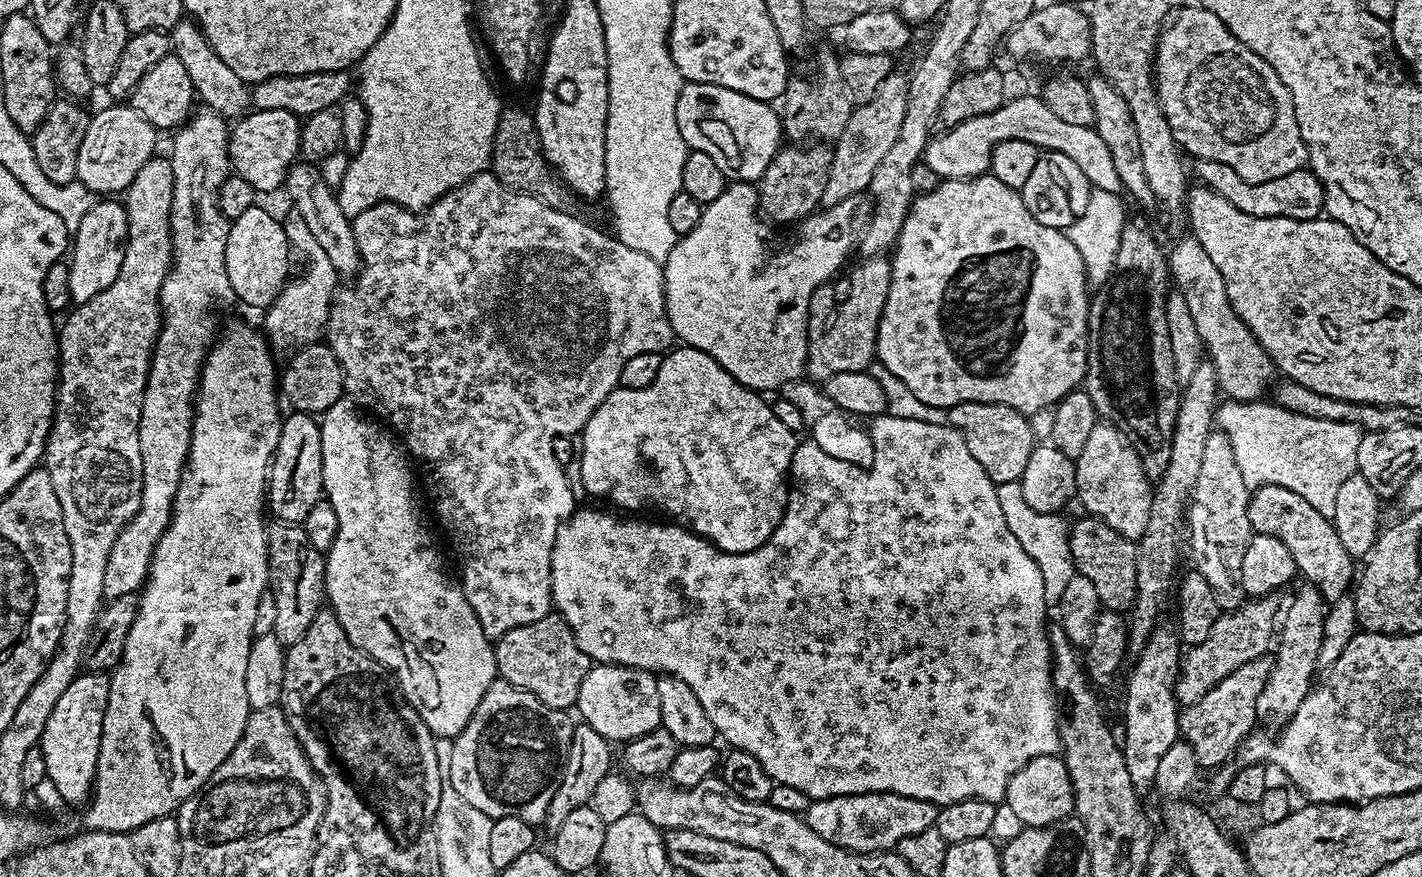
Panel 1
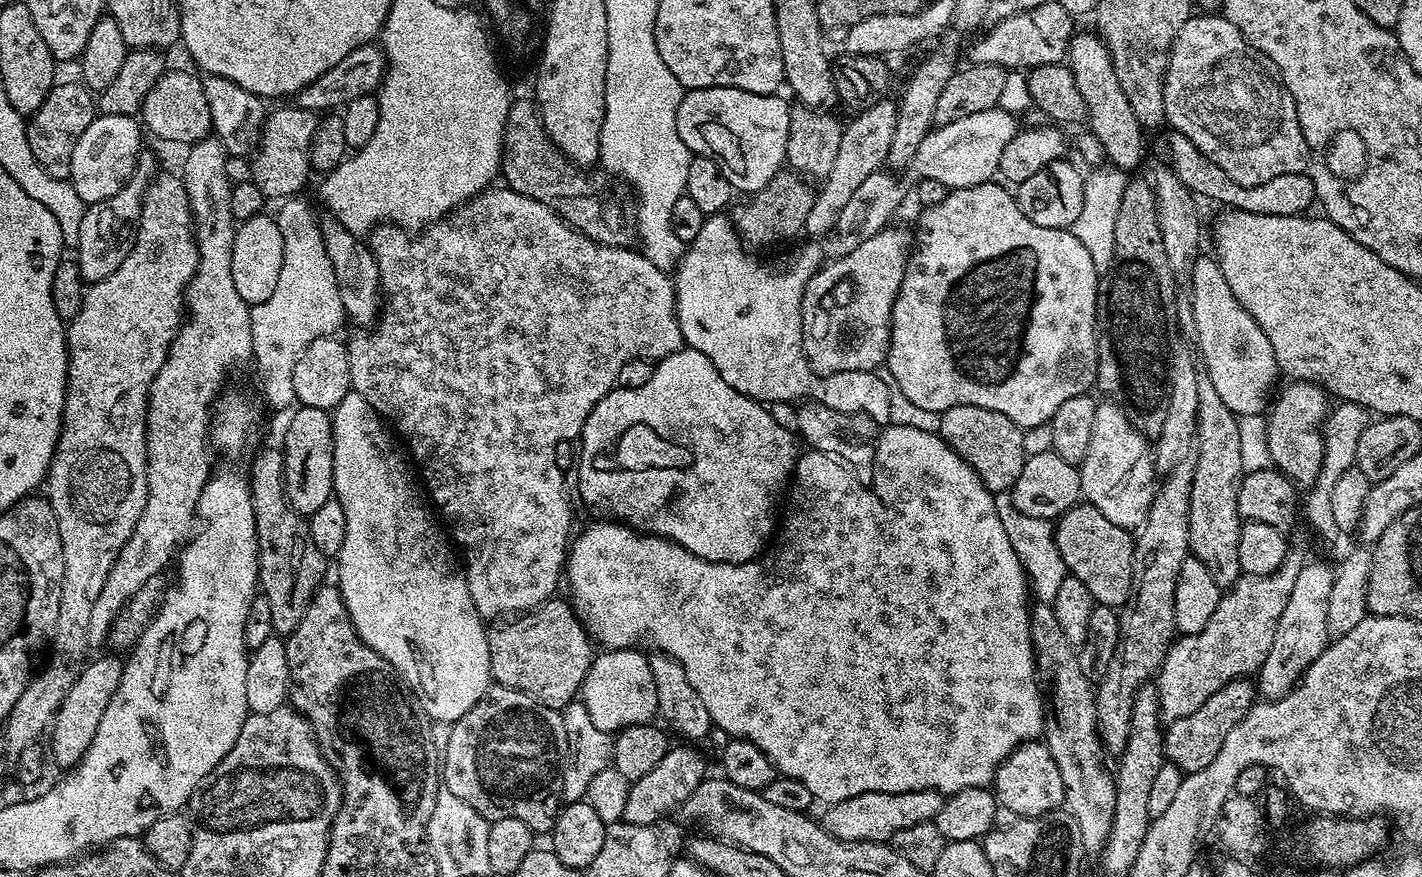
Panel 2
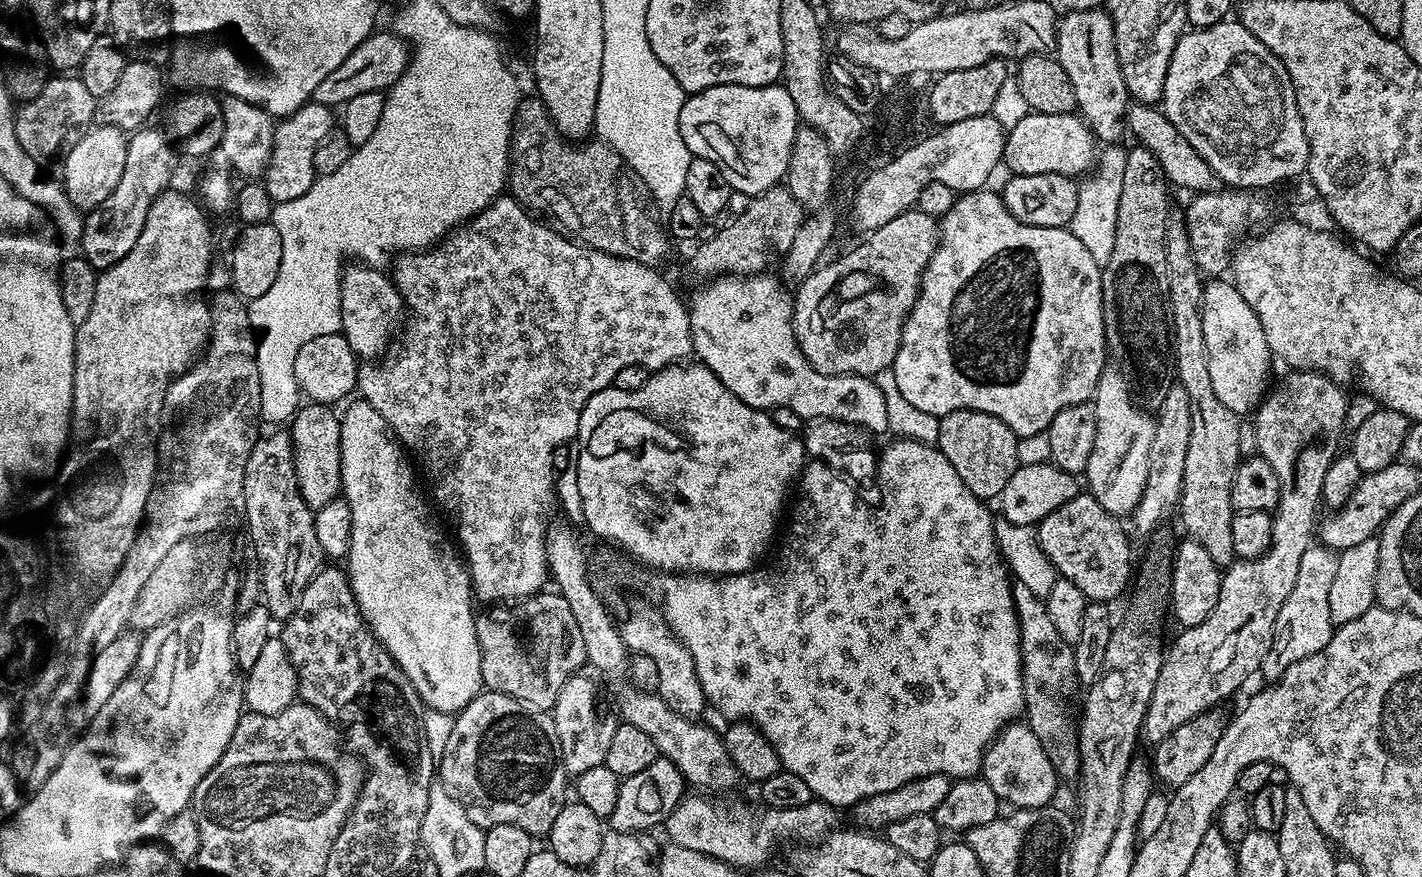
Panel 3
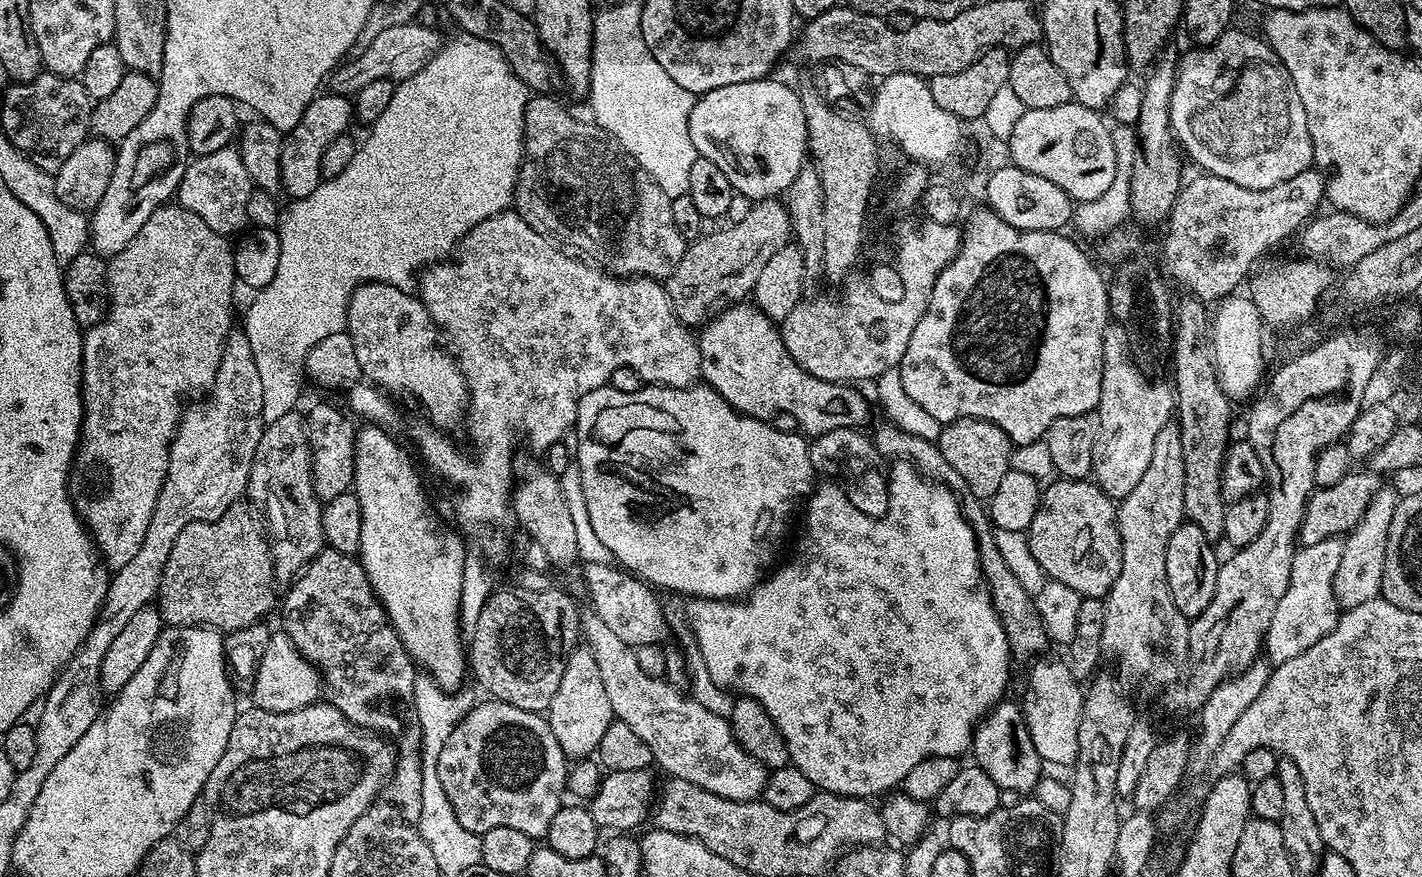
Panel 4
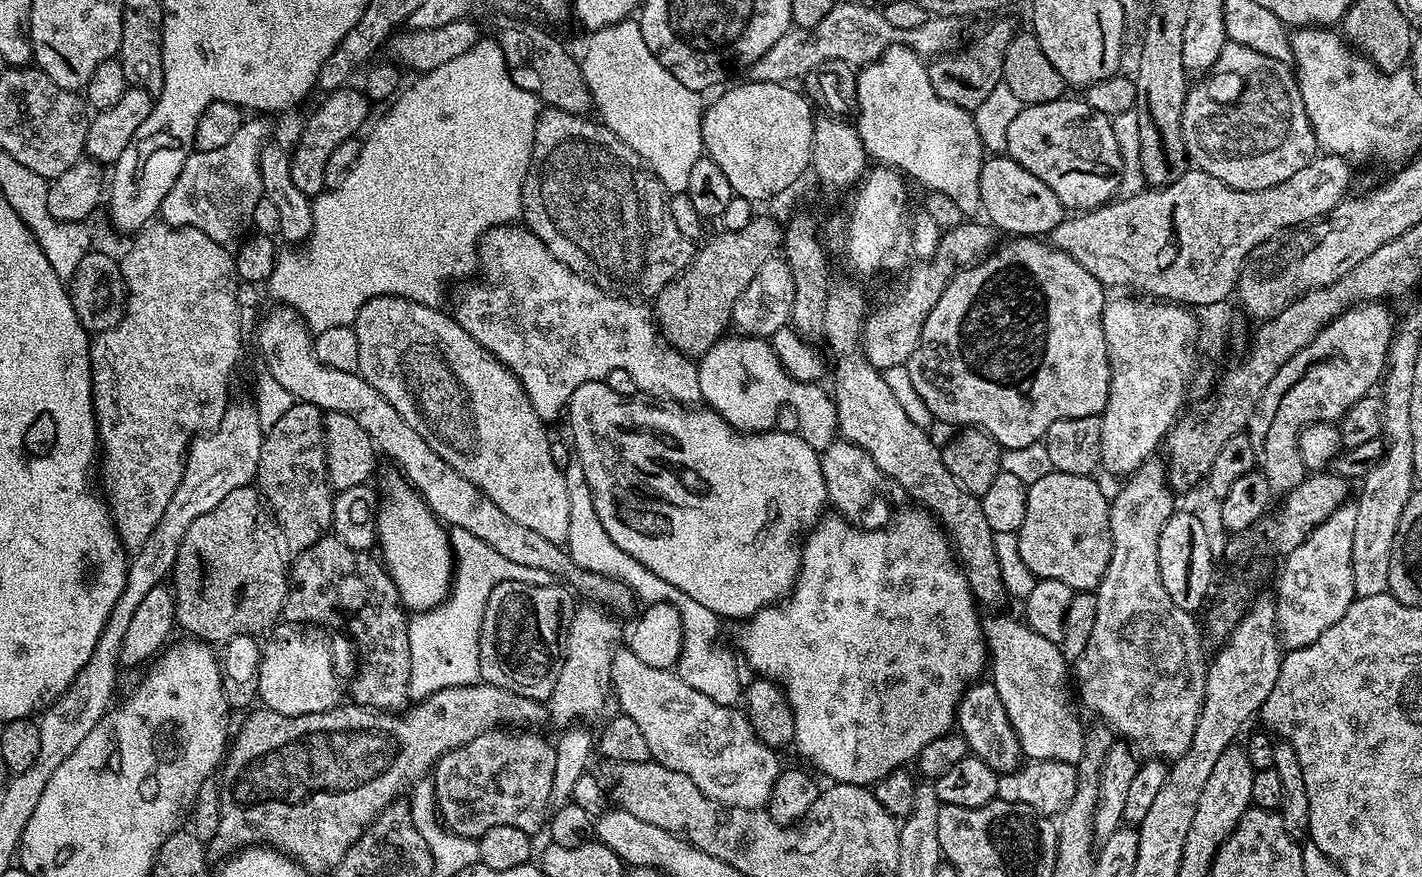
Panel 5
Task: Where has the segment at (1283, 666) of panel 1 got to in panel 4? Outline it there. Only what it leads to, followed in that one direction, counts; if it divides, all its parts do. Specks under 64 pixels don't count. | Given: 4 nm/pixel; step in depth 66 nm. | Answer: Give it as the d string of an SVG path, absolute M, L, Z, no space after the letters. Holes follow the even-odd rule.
M1333 538L1297 551L1294 566L1290 566L1290 586L1286 586L1286 594L1282 594L1282 602L1274 609L1274 618L1270 618L1268 627L1266 656L1273 665L1295 658L1302 650L1310 650L1318 638L1326 638L1339 622L1342 609L1336 603L1334 576L1338 574L1343 549L1343 539Z

